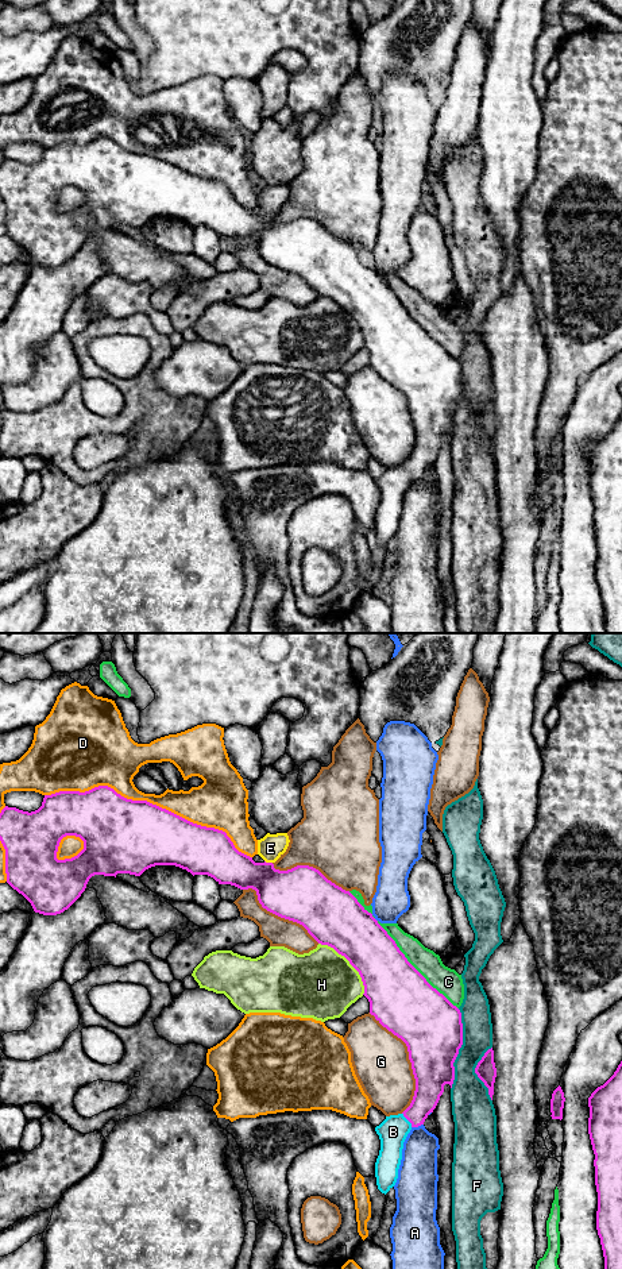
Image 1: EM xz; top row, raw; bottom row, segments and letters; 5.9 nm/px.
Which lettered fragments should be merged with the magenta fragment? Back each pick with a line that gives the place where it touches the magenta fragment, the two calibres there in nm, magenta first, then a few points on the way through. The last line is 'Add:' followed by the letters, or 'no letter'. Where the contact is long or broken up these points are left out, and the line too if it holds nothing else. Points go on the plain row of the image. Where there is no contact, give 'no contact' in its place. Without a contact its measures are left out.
B: meets magenta in xz at (406, 470); 180 nm thick on the magenta side, 170 nm on the other; runs through xz (429, 435), (425, 451), (406, 470), (393, 483)
Add: B

